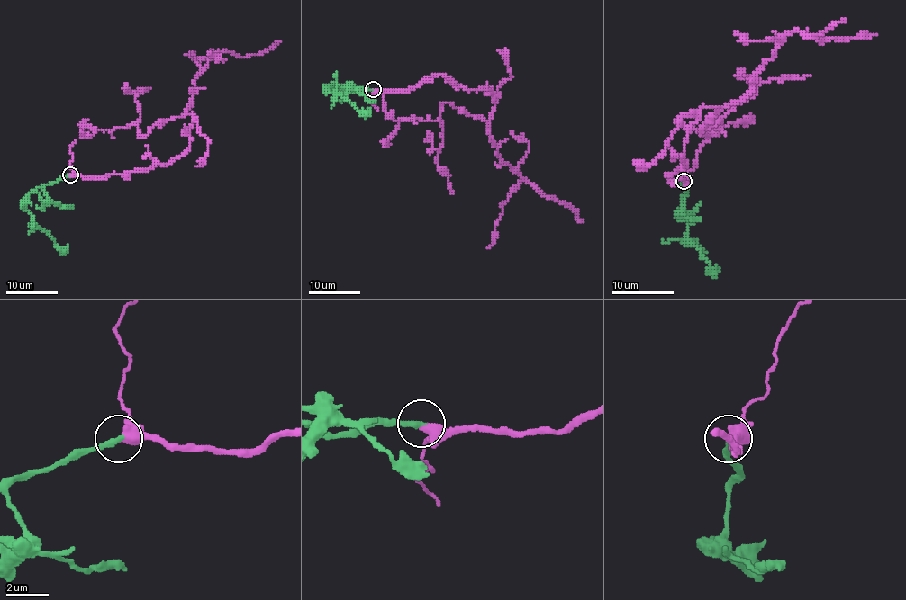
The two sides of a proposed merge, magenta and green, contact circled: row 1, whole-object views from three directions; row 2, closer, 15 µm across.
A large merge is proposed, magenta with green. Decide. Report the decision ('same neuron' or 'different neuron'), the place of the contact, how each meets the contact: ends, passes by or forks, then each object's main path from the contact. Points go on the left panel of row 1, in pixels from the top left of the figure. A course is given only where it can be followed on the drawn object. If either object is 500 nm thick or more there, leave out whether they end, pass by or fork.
same neuron | (70, 174) | magenta forks | green ends | magenta via (70, 174), (128, 174), (177, 159), (189, 146), (194, 80), (218, 52), (184, 54) | green via (70, 174), (35, 188), (29, 194), (25, 209), (35, 224), (67, 253)

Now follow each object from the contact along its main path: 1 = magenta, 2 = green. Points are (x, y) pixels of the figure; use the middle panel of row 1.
1: (373, 90), (410, 92), (439, 75), (492, 90), (490, 139), (520, 177), (486, 248)
2: (373, 89), (348, 92), (338, 87), (328, 90), (338, 92), (357, 110), (364, 110), (369, 115)

